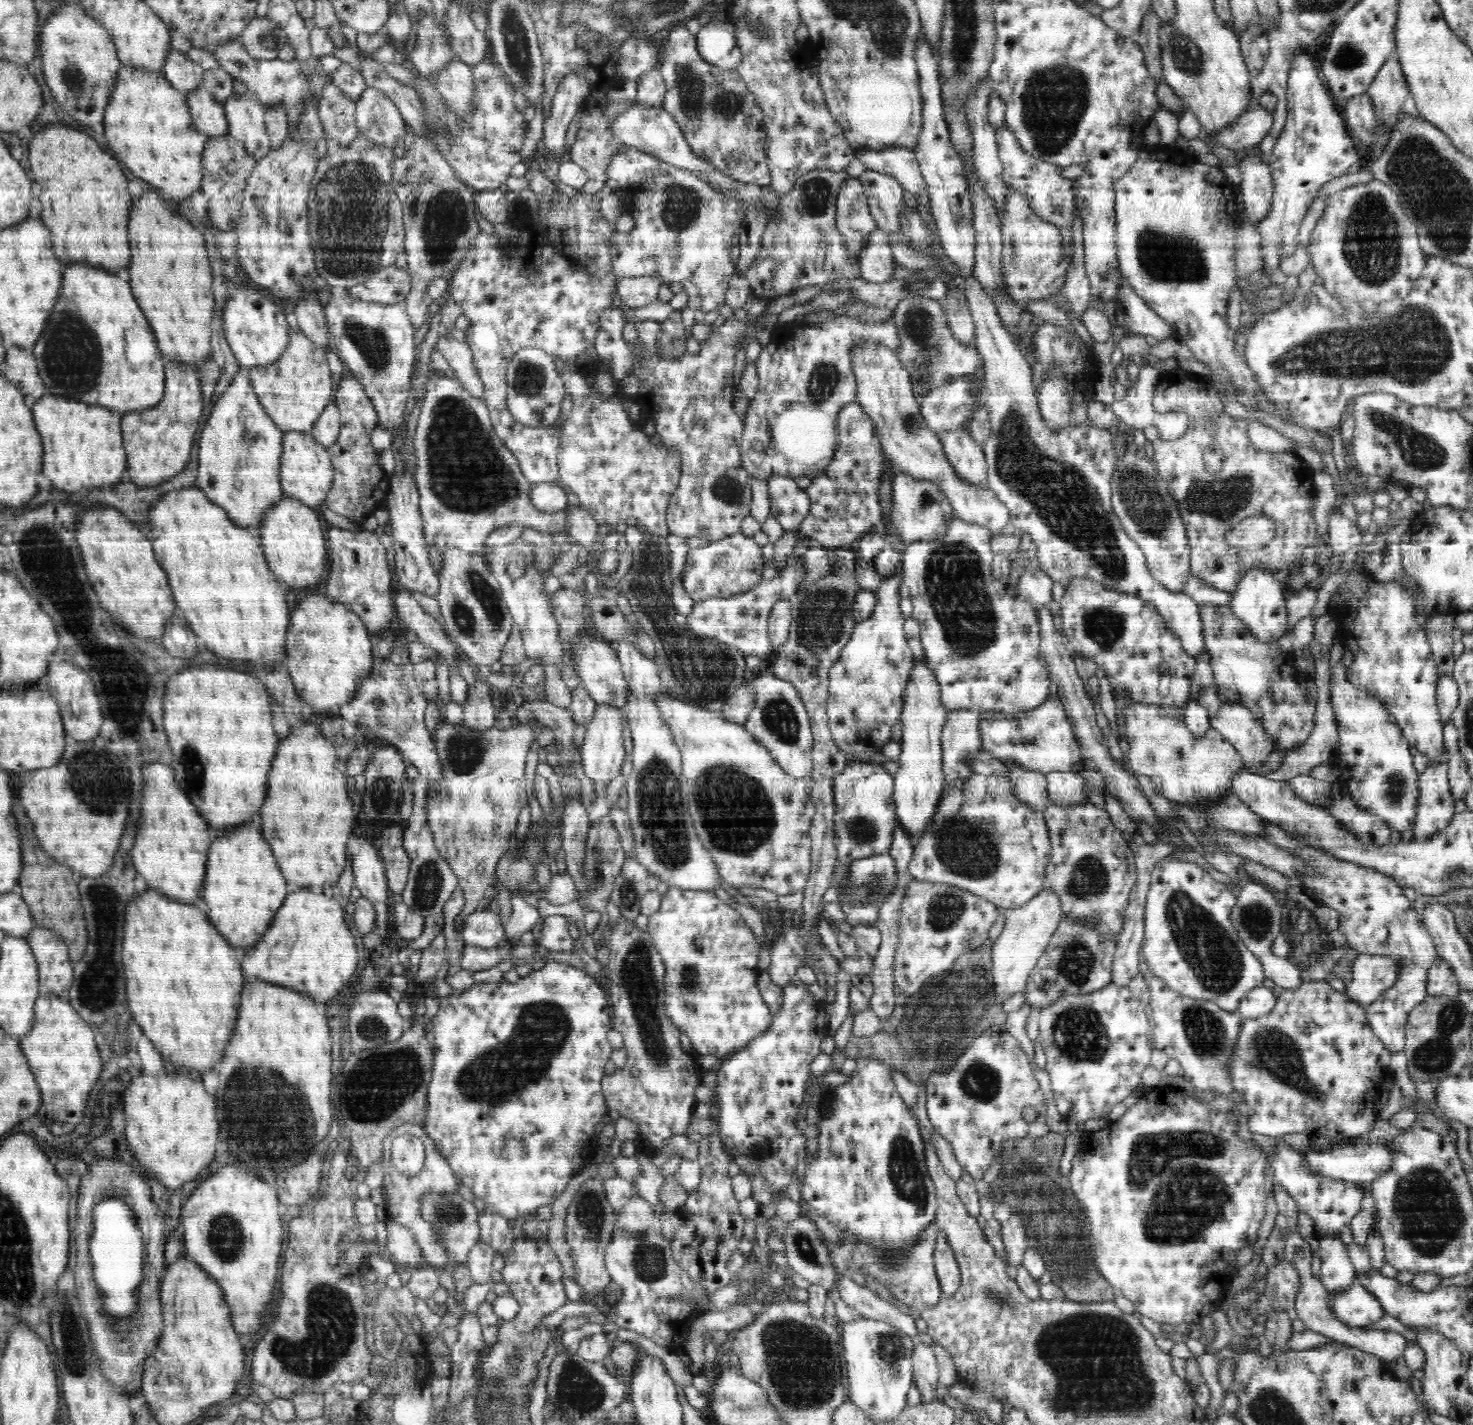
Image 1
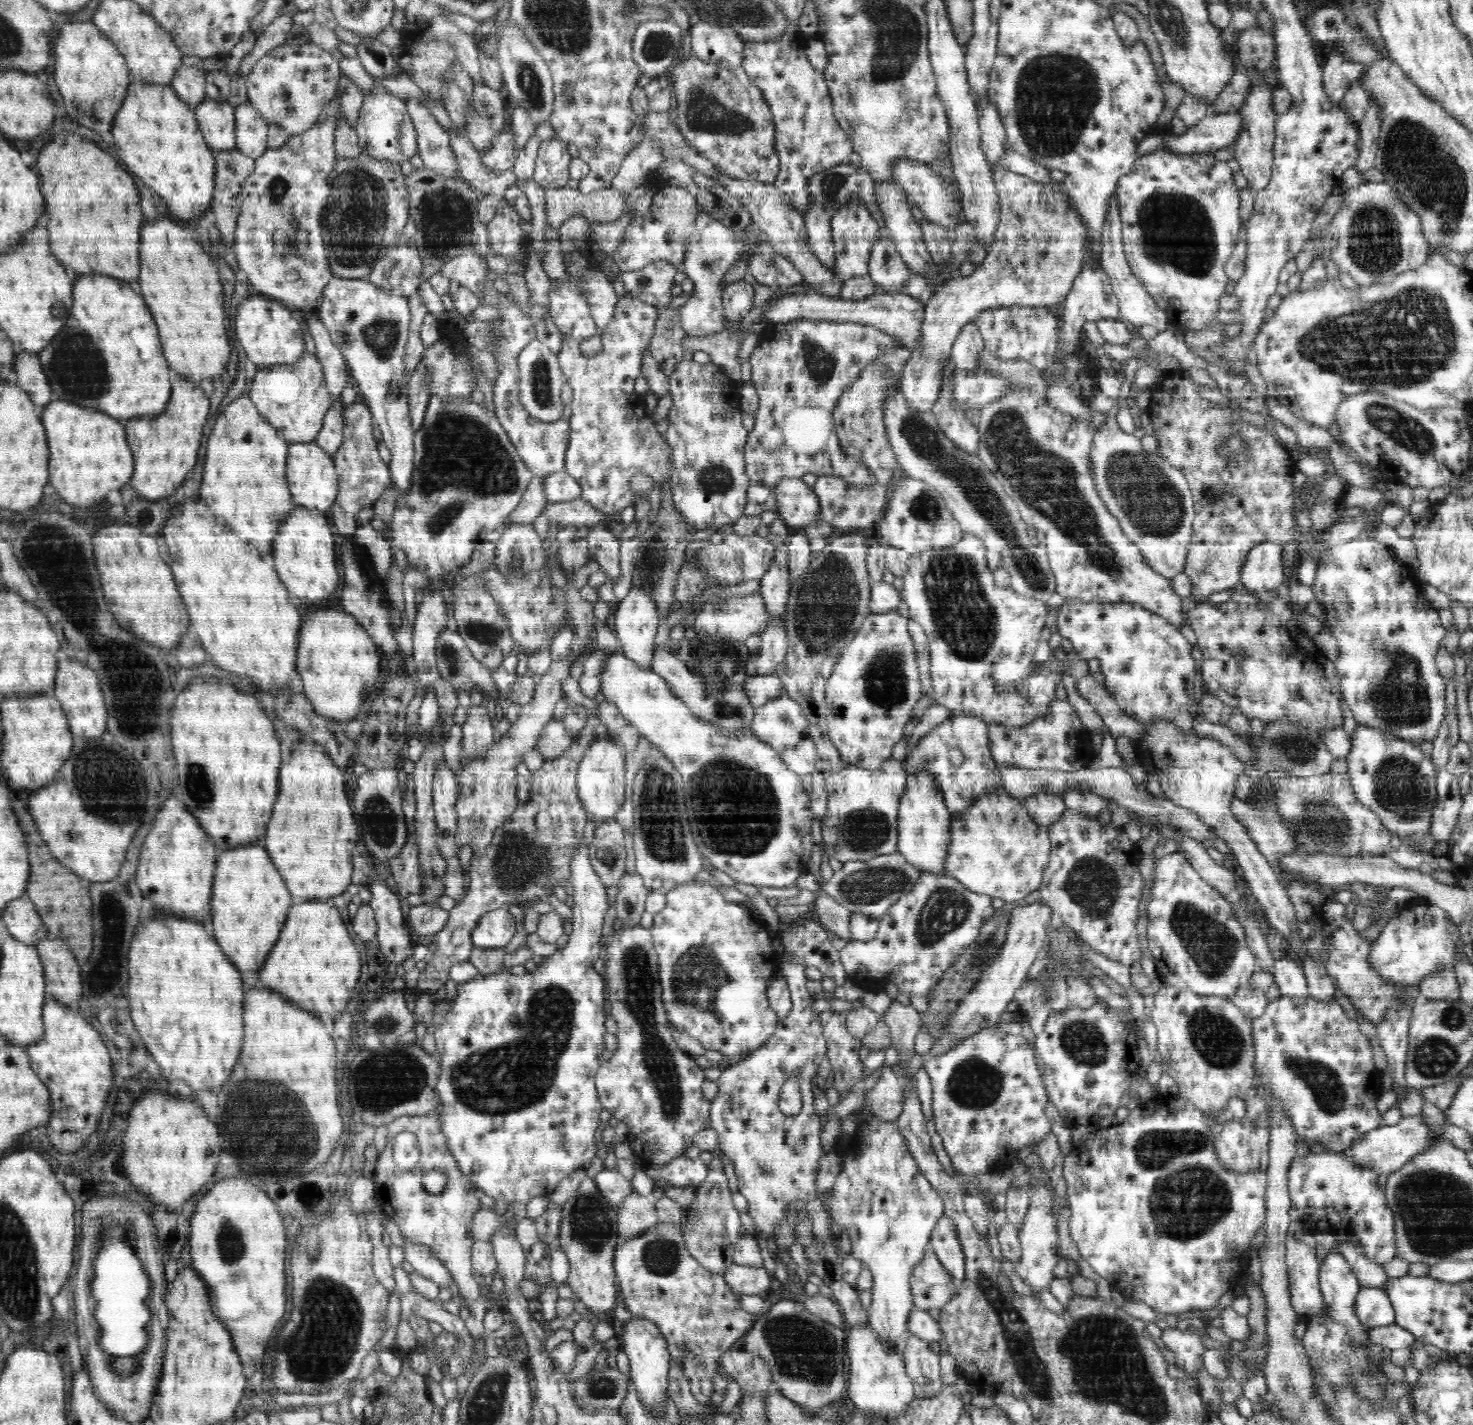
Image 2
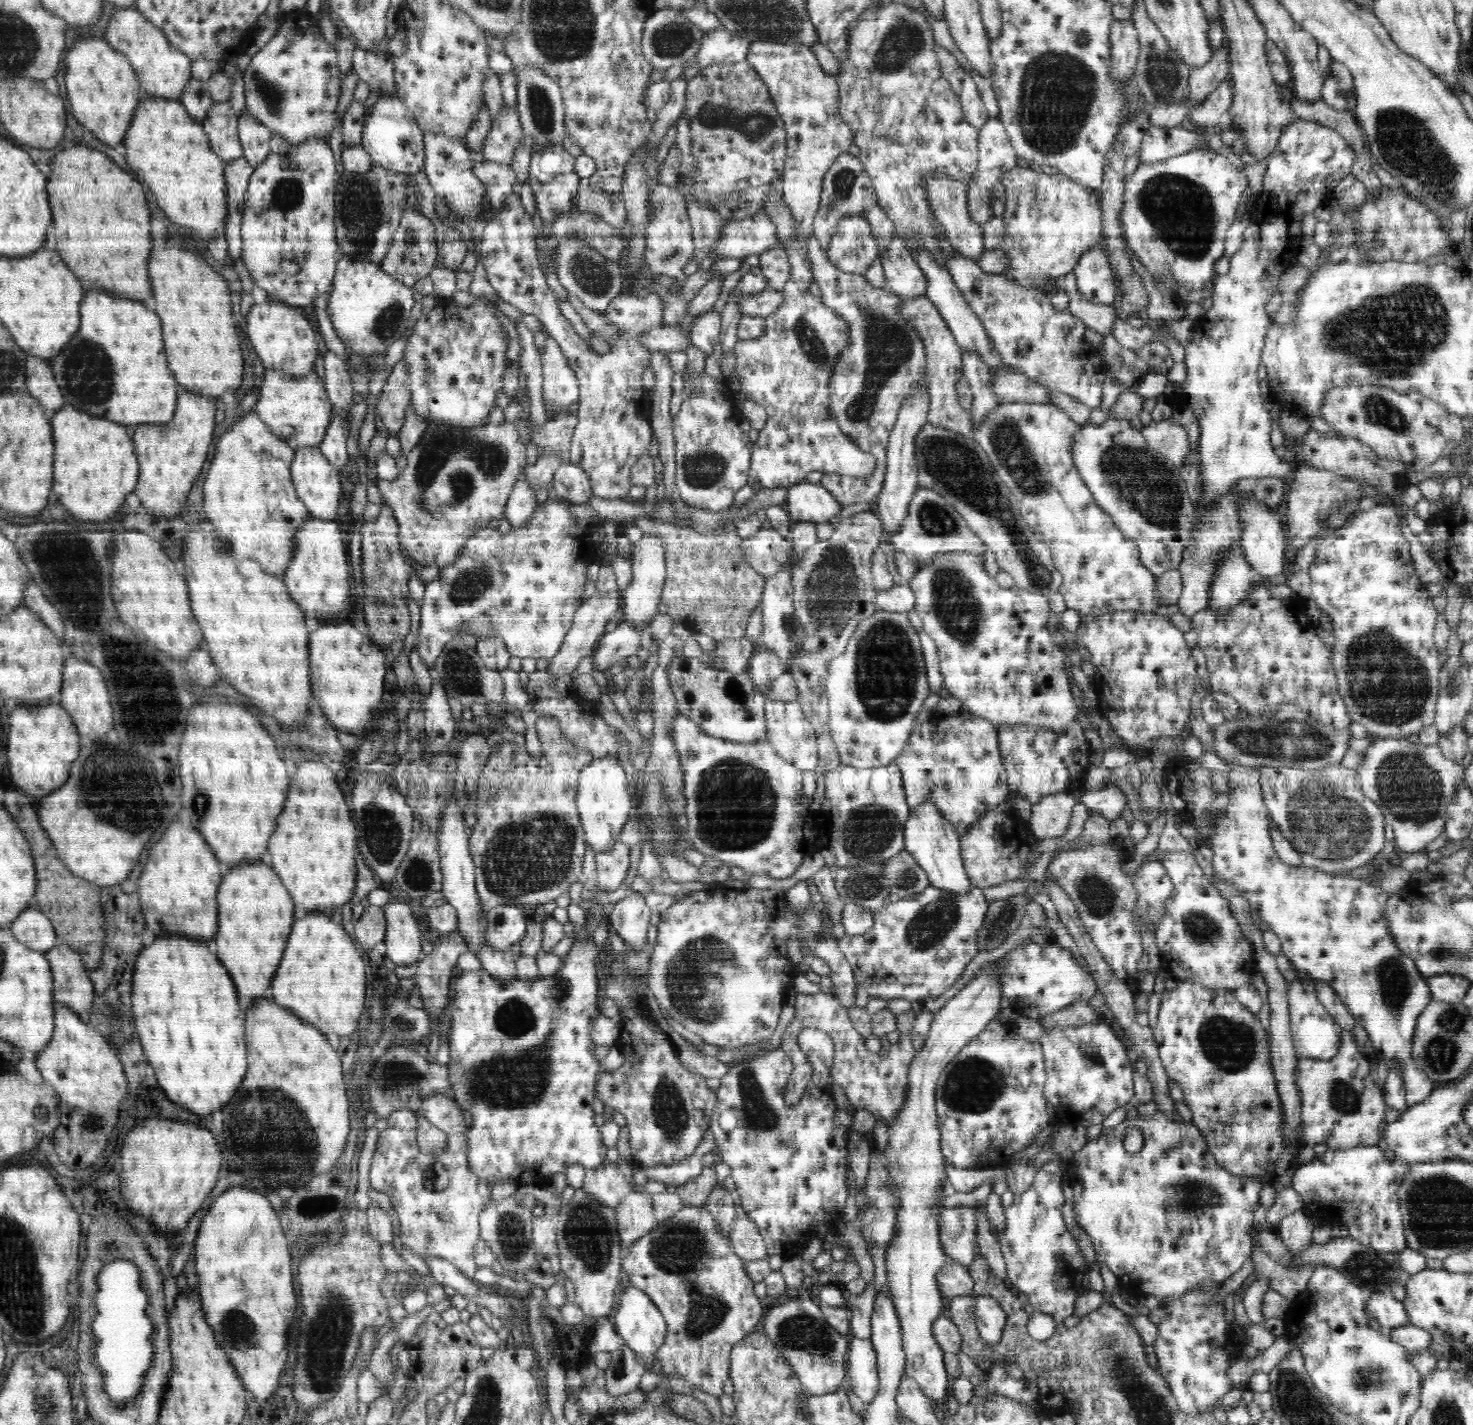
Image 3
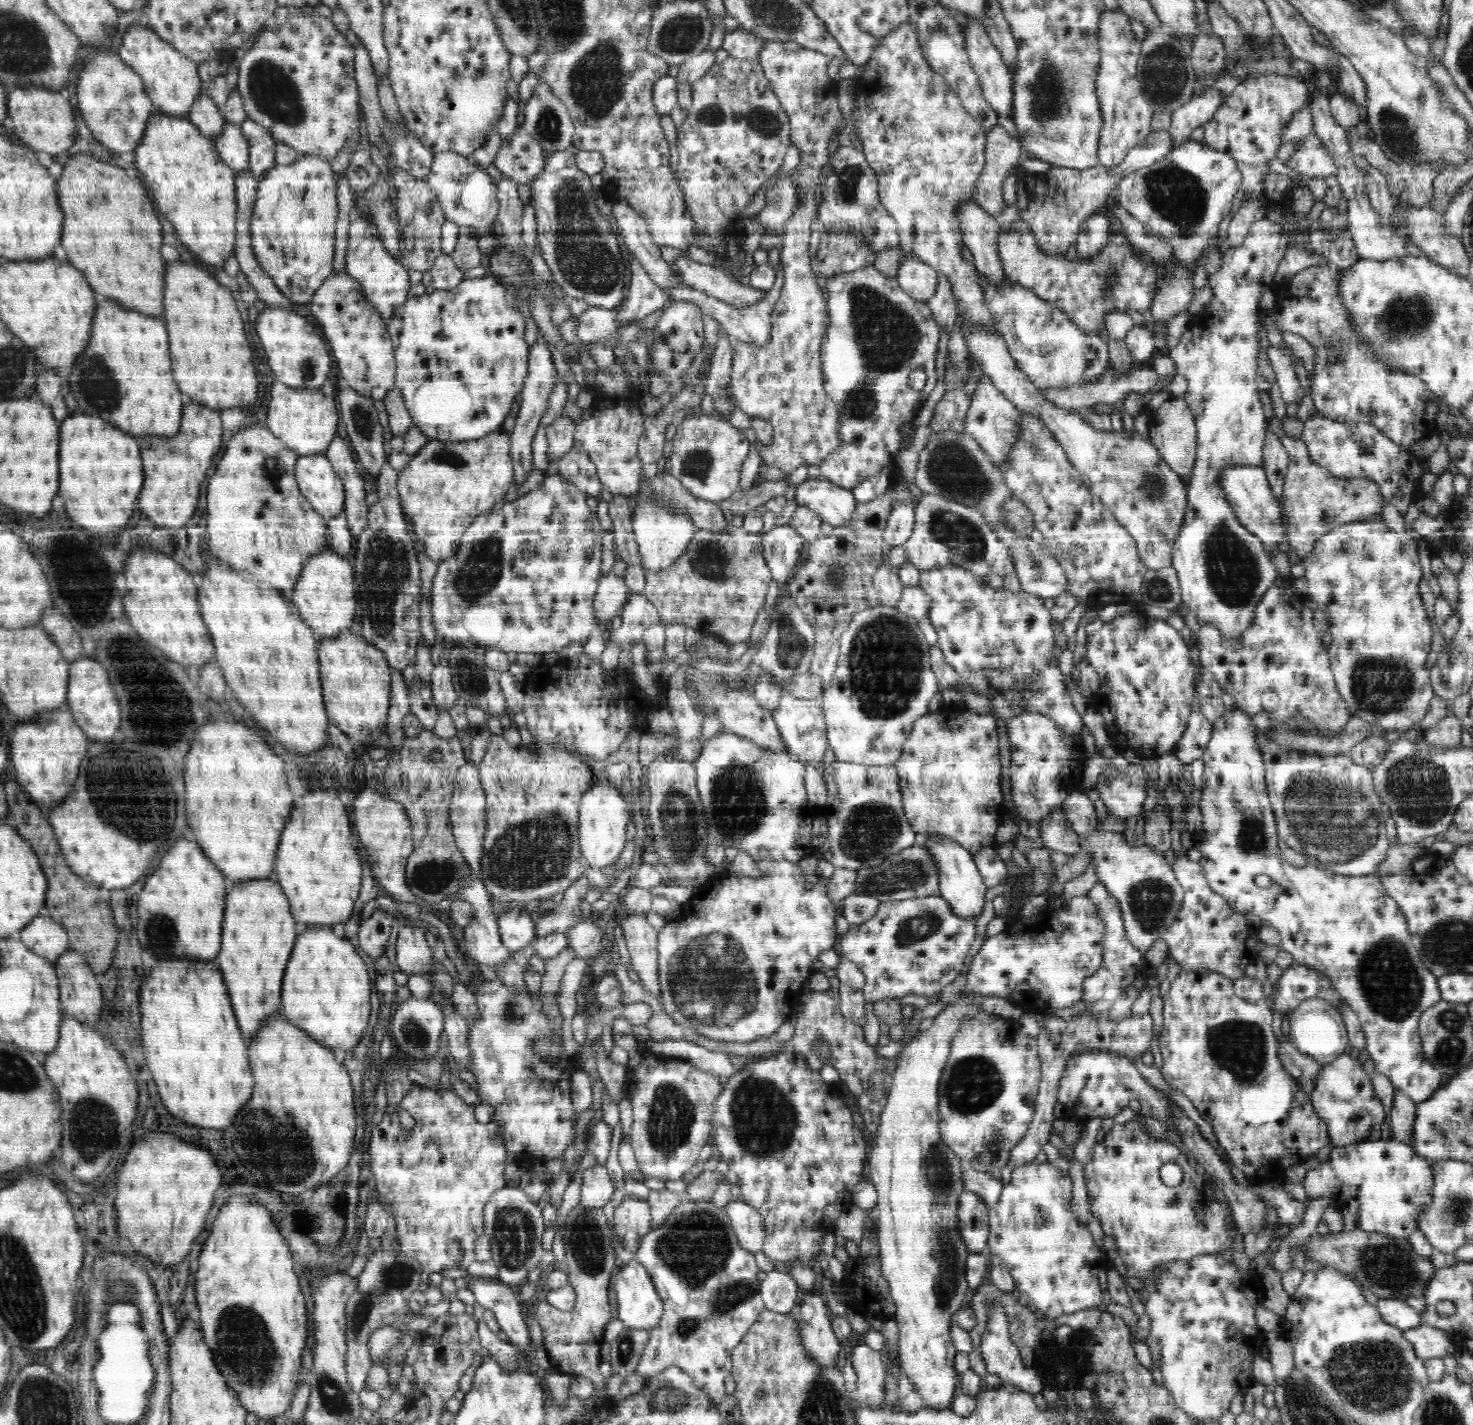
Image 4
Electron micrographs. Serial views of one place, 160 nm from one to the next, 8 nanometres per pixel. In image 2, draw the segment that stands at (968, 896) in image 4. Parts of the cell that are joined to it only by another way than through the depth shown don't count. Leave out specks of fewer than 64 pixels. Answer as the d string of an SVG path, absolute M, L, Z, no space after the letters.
M926 771L907 773L907 784L898 809L897 851L922 872L945 874L945 858L951 841L951 814L946 807L940 785Z

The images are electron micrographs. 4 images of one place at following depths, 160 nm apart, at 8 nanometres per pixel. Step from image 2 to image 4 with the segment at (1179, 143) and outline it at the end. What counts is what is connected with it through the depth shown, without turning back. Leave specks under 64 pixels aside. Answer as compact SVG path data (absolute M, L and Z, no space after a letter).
M1169 130L1153 131L1143 143L1131 148L1118 166L1112 168L1100 164L1086 170L1052 166L1045 173L1022 173L1017 177L1019 189L1015 203L1020 213L1019 220L1027 222L1037 245L1048 256L1062 257L1072 244L1077 244L1082 222L1106 206L1106 200L1110 198L1111 193L1115 193L1126 174L1152 166L1168 152L1172 152L1172 149L1174 143Z

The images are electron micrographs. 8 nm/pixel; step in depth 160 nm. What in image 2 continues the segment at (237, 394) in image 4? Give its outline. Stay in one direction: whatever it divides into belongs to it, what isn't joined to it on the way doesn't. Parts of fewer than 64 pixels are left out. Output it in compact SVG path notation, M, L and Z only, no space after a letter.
M156 218L146 222L140 232L140 278L138 284L142 290L145 303L148 304L158 332L162 340L162 350L168 360L168 366L174 368L178 374L184 374L188 380L198 382L204 378L213 380L232 373L232 346L224 327L224 298L222 284L218 277L218 269L210 255L202 250L202 245L196 240L196 231L192 226L180 226L173 218Z

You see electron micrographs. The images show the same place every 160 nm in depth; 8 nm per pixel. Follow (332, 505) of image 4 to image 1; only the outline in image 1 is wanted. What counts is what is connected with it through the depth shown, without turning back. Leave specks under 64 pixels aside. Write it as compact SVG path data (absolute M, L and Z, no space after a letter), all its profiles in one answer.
M288 431L283 434L283 451L280 462L280 482L284 496L296 499L304 503L306 506L318 508L324 502L328 492L332 490L334 484L334 477L336 473L331 466L331 457L324 445L321 445L311 435L311 433L301 433L298 431Z

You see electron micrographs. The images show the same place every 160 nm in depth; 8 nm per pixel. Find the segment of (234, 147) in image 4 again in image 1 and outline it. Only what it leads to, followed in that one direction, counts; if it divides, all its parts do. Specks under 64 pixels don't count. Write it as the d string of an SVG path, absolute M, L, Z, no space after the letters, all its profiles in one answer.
M202 86L196 87L187 94L187 105L198 131L214 138L229 134L223 103L217 101Z

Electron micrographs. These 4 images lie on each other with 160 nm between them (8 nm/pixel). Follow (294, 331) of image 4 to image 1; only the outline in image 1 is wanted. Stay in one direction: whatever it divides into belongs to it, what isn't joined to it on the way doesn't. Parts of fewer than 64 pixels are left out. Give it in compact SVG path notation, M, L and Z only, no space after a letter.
M240 286L240 288L232 289L230 299L223 309L223 324L226 342L230 346L232 354L236 357L241 368L248 369L254 365L269 365L271 362L276 362L283 355L283 352L288 348L288 331L290 330L285 314L274 303L274 298L265 294L262 290L254 290L254 287Z

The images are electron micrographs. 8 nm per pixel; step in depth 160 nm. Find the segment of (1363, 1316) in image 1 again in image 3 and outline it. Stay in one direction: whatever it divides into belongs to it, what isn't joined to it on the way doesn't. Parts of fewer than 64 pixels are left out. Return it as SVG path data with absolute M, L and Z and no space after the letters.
M1390 1292L1371 1293L1367 1298L1365 1313L1374 1318L1384 1330L1410 1324L1403 1301Z

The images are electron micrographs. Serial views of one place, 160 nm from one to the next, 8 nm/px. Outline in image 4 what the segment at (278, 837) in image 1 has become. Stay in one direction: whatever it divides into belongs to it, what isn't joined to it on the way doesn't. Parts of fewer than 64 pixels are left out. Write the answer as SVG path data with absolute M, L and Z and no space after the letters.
M315 789L300 797L293 804L292 814L282 830L280 846L276 851L273 875L288 897L292 916L308 927L330 927L347 921L353 913L358 892L361 889L363 872L360 870L360 860L352 846L352 830L346 808L334 790Z

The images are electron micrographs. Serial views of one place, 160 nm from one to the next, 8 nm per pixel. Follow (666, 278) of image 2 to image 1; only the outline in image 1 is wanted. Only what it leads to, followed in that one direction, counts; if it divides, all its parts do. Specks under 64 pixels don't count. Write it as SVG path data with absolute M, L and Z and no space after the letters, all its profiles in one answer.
M651 276L634 277L634 278L622 278L618 279L617 291L620 296L621 302L628 305L630 308L642 308L648 306L651 302L654 302L658 296L658 290L662 284L668 284L663 282L661 278L652 278Z

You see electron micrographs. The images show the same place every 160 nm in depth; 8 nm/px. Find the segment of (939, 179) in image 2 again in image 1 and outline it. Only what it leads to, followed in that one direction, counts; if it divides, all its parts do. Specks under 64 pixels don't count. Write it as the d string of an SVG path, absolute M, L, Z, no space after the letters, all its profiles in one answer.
M890 147L881 151L860 149L855 157L867 169L894 177L901 186L920 197L927 194L927 184L922 176L915 152L904 147Z

